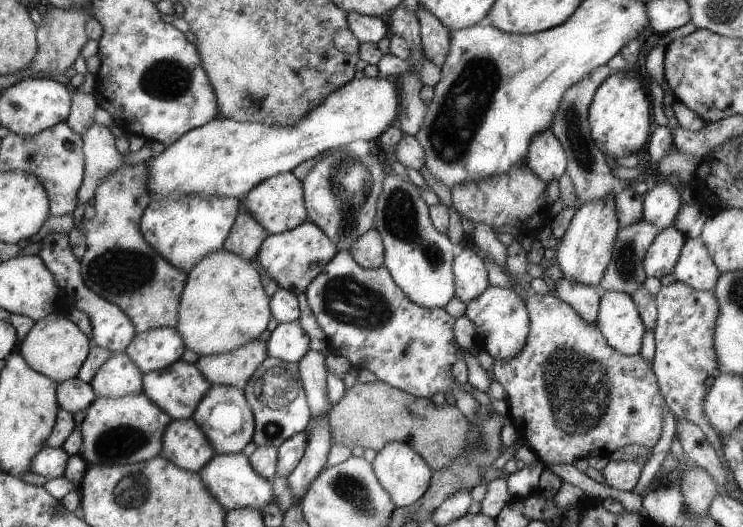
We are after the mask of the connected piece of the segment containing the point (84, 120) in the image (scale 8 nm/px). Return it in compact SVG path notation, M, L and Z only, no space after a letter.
M77 89L69 92L71 92L71 114L65 123L71 130L83 136L95 124L95 112L99 104L92 93L85 94Z

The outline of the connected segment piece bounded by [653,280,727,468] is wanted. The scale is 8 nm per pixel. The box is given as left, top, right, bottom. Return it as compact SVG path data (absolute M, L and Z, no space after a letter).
M677 280L669 286L661 287L654 299L657 320L653 328L653 372L656 374L661 394L665 396L665 404L669 406L676 420L686 420L701 429L712 448L715 448L722 466L727 468L722 456L720 438L705 418L703 409L703 398L707 394L703 382L719 367L713 350L713 328L717 316L720 315L720 304L711 290L693 290L689 285Z

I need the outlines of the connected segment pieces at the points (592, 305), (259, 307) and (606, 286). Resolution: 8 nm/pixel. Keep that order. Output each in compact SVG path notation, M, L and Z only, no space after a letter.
M561 276L555 282L554 291L555 296L573 307L577 314L587 320L587 324L596 322L599 300L601 300L601 294L597 292L597 288L577 284Z
M225 250L208 252L187 274L175 328L187 350L199 356L223 354L257 338L272 314L257 270L241 256Z
M643 219L627 228L619 226L613 243L611 262L605 268L599 284L604 291L622 292L631 297L631 292L643 284L646 277L644 255L657 232L660 230Z

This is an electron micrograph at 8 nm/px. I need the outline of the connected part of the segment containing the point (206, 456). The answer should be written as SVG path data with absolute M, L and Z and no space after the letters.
M191 417L172 419L165 428L160 455L179 468L197 473L215 454L211 441Z

